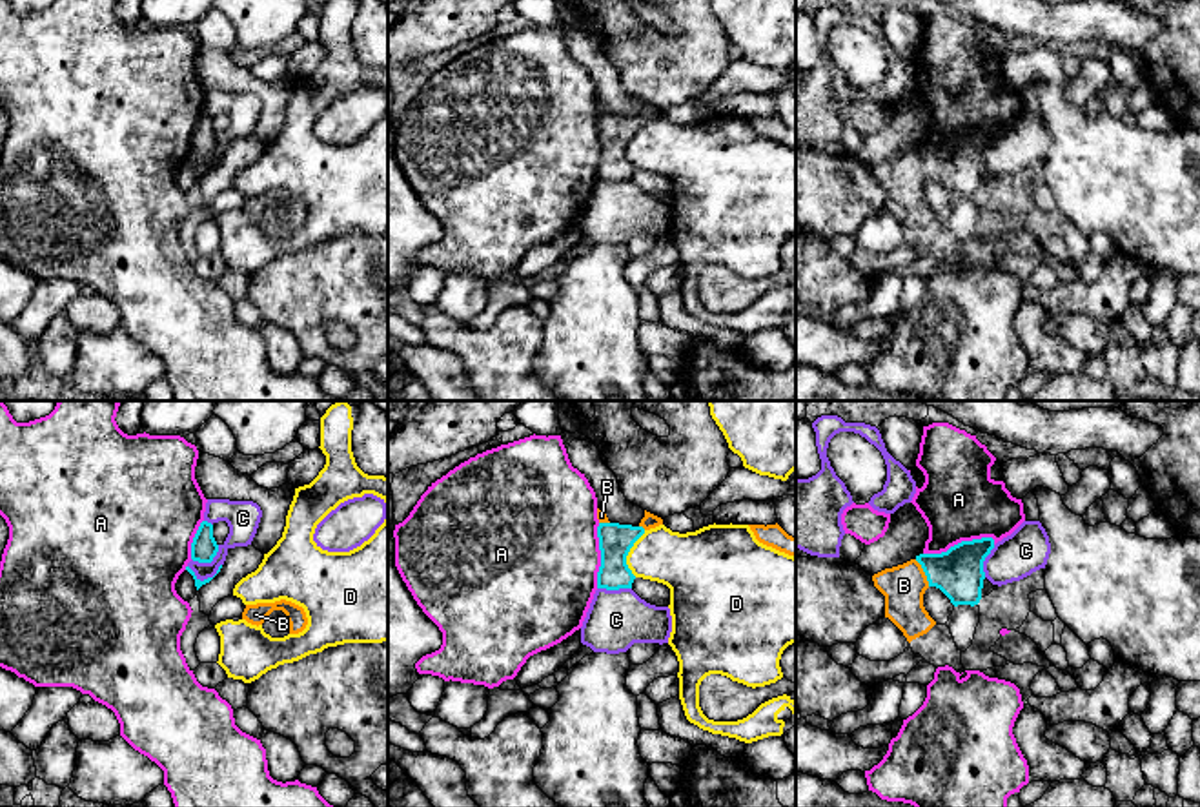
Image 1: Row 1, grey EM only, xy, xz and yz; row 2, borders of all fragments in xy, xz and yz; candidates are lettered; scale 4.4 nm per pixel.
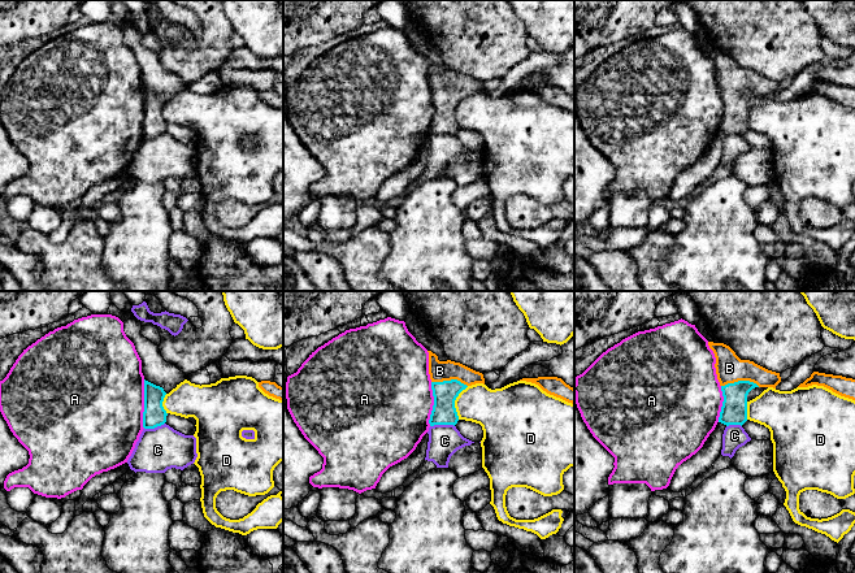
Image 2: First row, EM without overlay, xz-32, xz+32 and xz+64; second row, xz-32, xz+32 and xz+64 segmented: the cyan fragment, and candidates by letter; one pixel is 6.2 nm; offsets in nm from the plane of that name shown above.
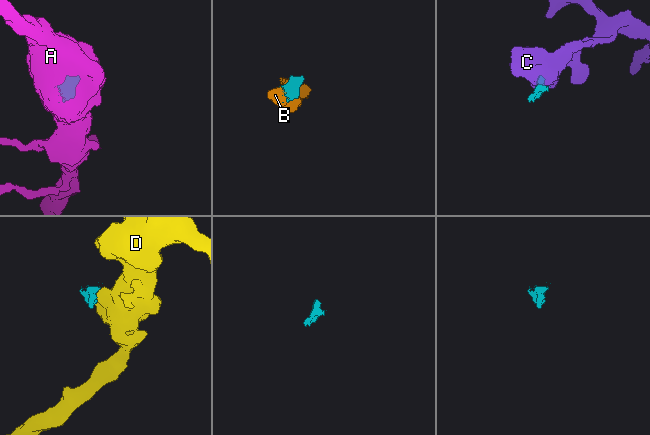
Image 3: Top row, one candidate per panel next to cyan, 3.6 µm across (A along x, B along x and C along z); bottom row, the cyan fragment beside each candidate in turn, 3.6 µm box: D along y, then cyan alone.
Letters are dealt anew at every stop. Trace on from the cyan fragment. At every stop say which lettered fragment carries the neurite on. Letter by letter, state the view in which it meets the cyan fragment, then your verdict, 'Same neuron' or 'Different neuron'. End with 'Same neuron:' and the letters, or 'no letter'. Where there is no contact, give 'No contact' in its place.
A: Touches cyan in yz. Different neuron
B: Touches cyan in yz. Same neuron
C: Touches cyan in xy. Different neuron
D: Touches cyan in xz. Different neuron
Same neuron: B

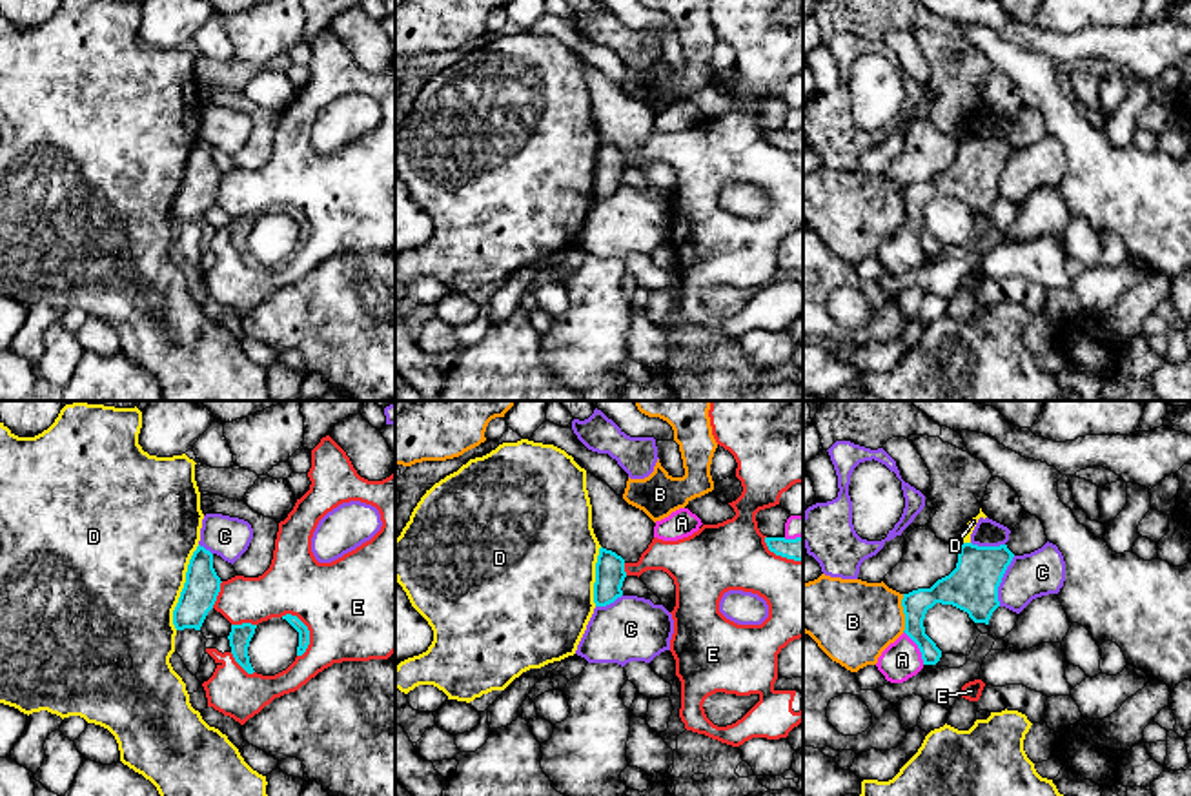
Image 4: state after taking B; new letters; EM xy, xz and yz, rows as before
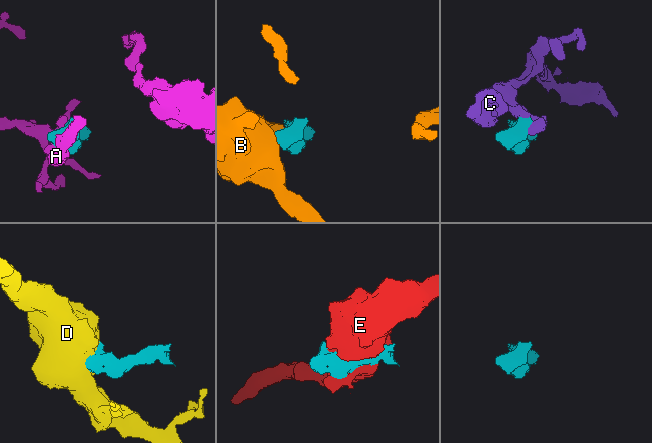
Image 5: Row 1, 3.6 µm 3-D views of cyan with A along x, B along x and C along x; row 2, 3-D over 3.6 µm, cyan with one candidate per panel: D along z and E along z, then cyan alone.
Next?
A: Touches cyan in yz. Different neuron
B: Touches cyan in yz. Different neuron
C: Touches cyan in yz. Different neuron
D: Touches cyan in xy. Different neuron
E: Touches cyan in xy. Different neuron
Same neuron: no letter

